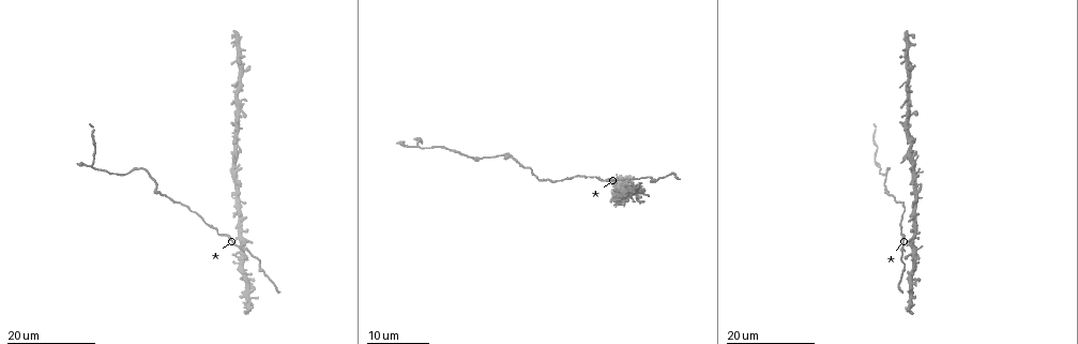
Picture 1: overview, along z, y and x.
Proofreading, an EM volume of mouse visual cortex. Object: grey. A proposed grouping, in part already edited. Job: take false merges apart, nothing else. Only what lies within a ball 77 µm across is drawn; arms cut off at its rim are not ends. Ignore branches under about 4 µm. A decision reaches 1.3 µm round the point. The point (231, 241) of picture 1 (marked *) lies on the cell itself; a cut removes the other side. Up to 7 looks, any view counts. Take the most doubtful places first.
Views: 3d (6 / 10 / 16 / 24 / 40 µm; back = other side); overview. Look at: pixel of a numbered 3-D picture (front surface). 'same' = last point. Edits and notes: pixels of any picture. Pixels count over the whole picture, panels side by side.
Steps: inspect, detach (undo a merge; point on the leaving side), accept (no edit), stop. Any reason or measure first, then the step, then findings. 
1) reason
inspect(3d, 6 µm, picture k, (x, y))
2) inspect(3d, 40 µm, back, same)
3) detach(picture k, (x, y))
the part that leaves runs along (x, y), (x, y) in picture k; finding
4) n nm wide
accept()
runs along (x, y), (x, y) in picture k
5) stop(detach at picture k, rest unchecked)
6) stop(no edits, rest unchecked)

three-way junction
inspect(3d, 16 µm, picture 1, (245, 250))

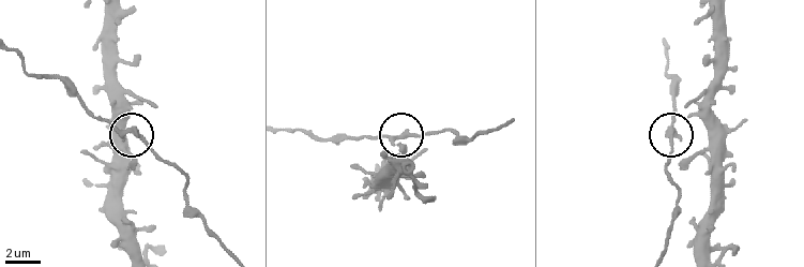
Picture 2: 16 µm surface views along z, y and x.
zoom in
inspect(3d, 6 µm, picture 2, (396, 137))

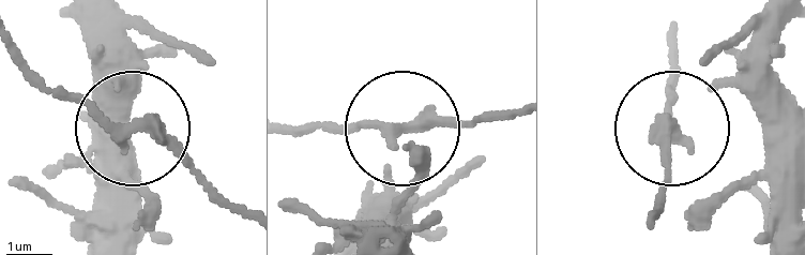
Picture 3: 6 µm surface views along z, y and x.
accept()
runs along (16, 59), (51, 90), (154, 139), (219, 205) in picture 3; one cell here

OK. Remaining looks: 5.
sudden change in width
inspect(3d, 16 µm, picture 1, (599, 180))

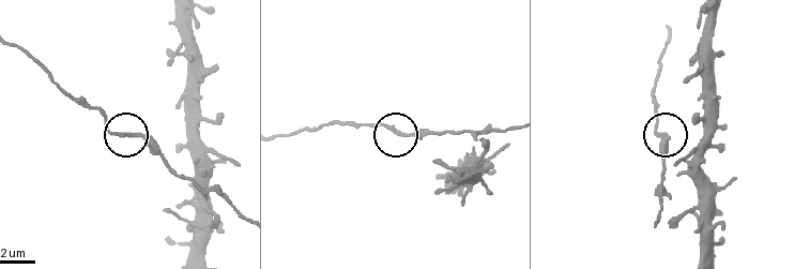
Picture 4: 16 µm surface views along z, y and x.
closer look
inspect(3d, 10 µm, picture 4, (399, 131))

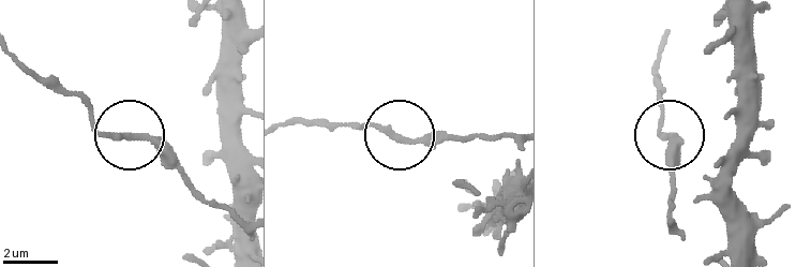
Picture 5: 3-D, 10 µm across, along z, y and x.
accept()
continuous, no second cell

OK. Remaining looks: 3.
thick turns thin
inspect(3d, 24 µm, picture 1, (884, 185))

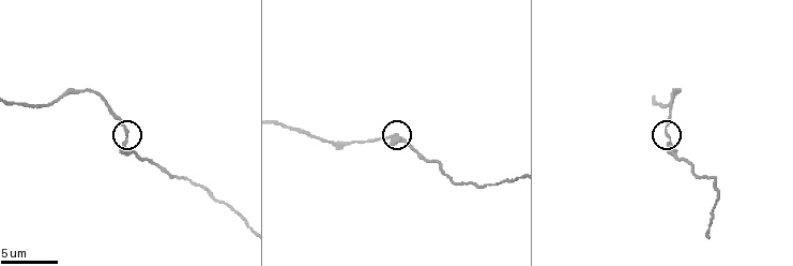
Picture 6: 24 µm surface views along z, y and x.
inspect(3d, 10 µm, picture 6, (669, 138))

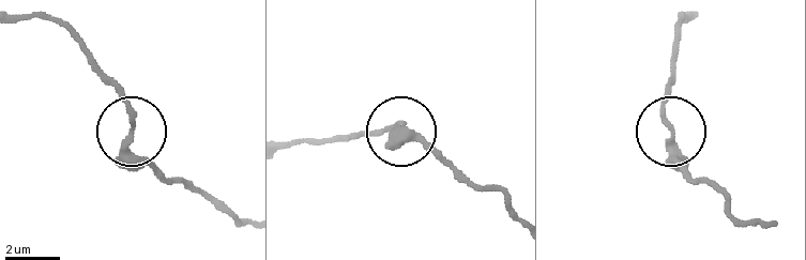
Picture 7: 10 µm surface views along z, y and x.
inspect(3d, 10 µm, back, picture 7, (669, 124))

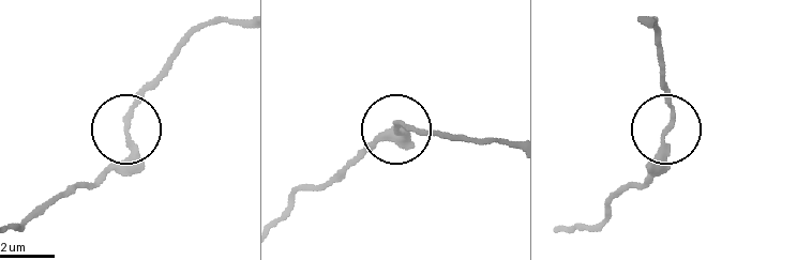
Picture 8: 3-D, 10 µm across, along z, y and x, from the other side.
200 nm wide
accept()
runs along (282, 214), (298, 193), (346, 172), (401, 124), (440, 131) in picture 8; continuous, no second cell

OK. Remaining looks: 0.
stop(no edits, rest unchecked)

